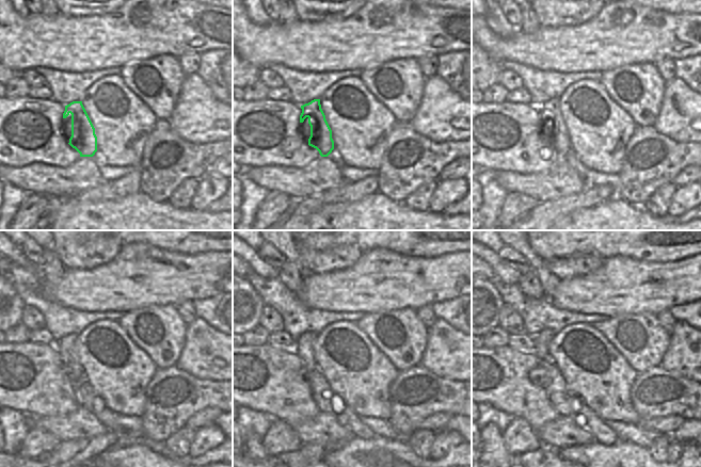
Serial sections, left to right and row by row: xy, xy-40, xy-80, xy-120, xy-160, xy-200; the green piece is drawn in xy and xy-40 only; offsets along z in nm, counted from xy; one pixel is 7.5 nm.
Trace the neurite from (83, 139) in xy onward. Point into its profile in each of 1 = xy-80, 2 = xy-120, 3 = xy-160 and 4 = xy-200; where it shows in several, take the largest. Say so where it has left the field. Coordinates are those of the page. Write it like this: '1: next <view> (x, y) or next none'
1: next xy-80 (558, 138)
2: next xy-120 (66, 349)
3: next xy-160 (303, 344)
4: next xy-200 (540, 342)

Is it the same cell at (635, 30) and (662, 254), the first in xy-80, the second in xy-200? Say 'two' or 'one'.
two

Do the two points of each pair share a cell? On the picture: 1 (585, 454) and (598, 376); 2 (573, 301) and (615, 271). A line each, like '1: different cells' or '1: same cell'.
1: different cells
2: same cell

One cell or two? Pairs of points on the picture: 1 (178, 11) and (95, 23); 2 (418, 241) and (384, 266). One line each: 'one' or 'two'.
1: one
2: two

